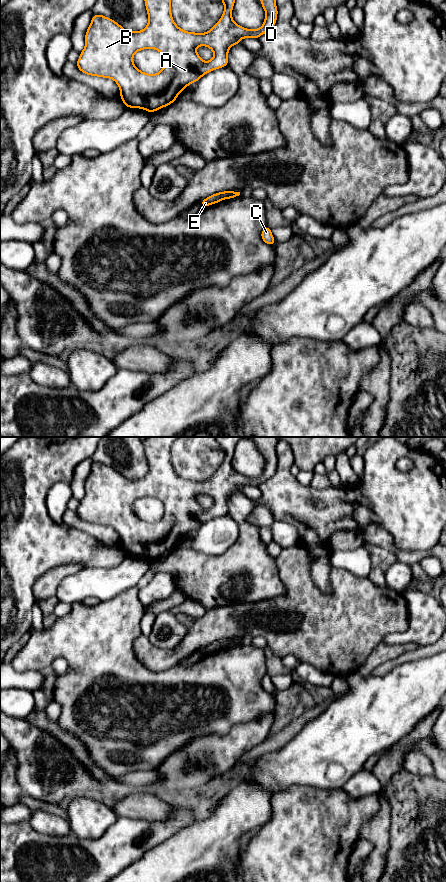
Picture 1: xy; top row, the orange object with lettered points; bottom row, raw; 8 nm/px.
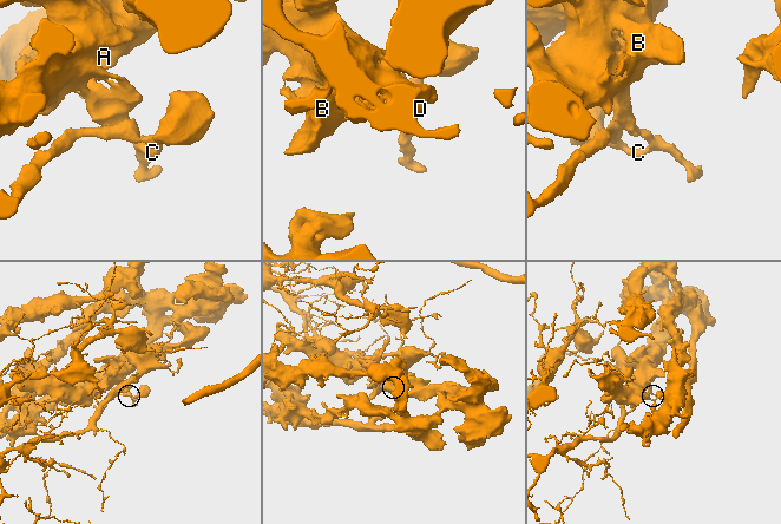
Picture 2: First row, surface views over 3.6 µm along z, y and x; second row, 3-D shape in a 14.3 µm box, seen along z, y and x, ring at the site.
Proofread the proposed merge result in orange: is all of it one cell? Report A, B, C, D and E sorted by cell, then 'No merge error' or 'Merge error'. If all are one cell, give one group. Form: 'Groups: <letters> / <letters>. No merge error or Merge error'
Groups: A B D E / C. Merge error

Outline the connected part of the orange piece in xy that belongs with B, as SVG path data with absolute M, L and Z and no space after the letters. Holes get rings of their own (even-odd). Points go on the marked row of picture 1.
M144 0L147 10L149 22L141 31L128 31L113 19L100 14L94 14L85 34L85 47L80 53L80 57L76 62L78 69L84 74L113 79L120 88L119 96L122 98L123 104L127 108L139 108L152 113L163 107L169 106L176 101L177 96L190 84L197 82L201 77L210 71L223 68L228 65L228 52L232 45L240 44L243 38L256 38L271 30L277 21L278 10L276 0L260 0L265 10L265 19L263 25L259 29L246 29L234 22L232 19L232 10L235 0L222 0L225 7L220 20L212 29L205 33L187 32L179 28L174 22L171 14L171 0ZM199 46L209 47L214 56L210 61L203 61L196 52ZM143 49L158 50L164 58L164 66L157 74L147 74L140 71L133 63L133 56L136 52Z

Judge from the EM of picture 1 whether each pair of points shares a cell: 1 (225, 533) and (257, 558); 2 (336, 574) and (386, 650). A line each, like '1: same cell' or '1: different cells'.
1: different cells
2: different cells

